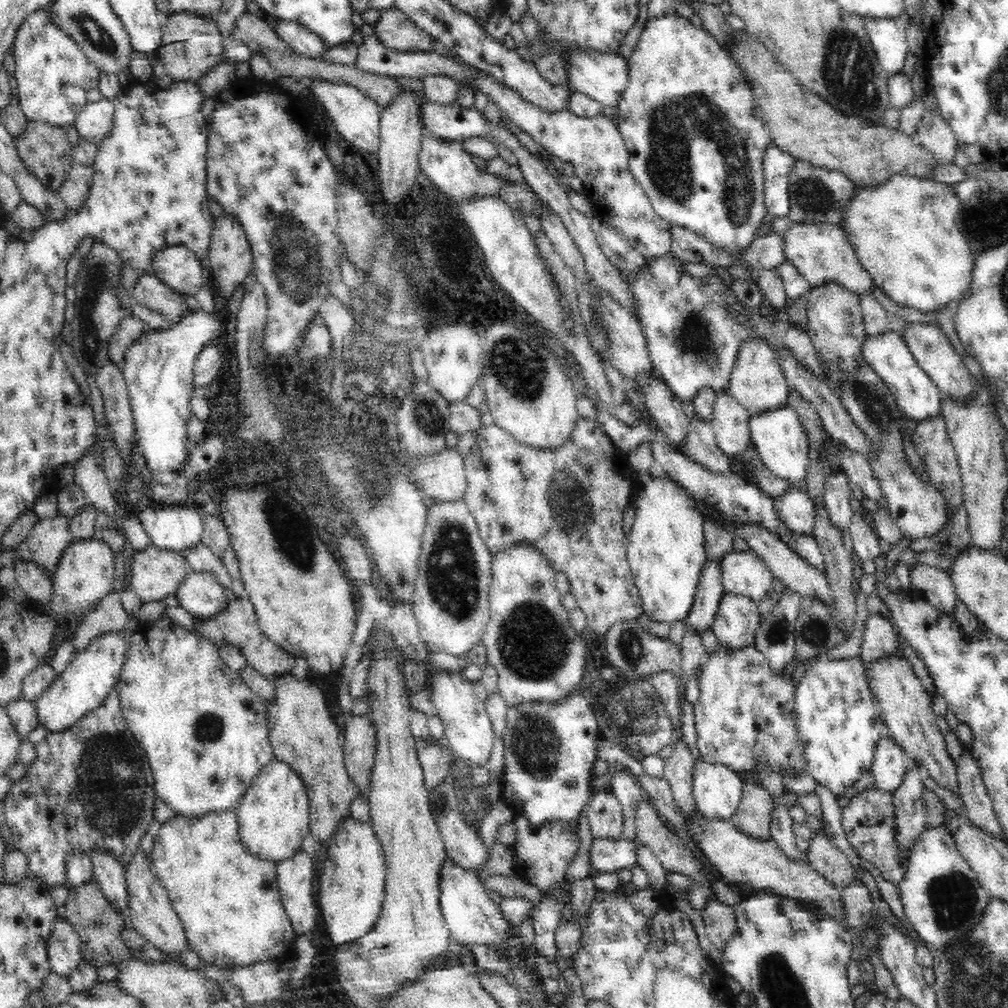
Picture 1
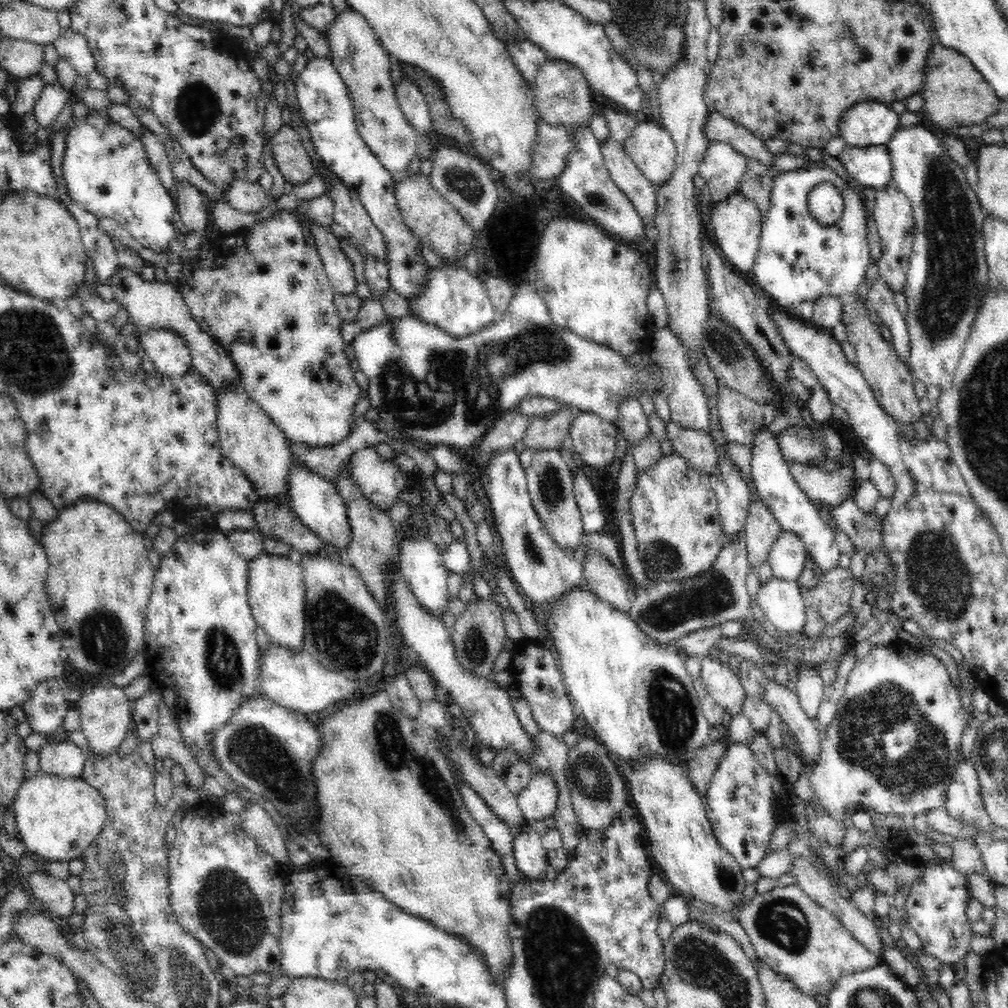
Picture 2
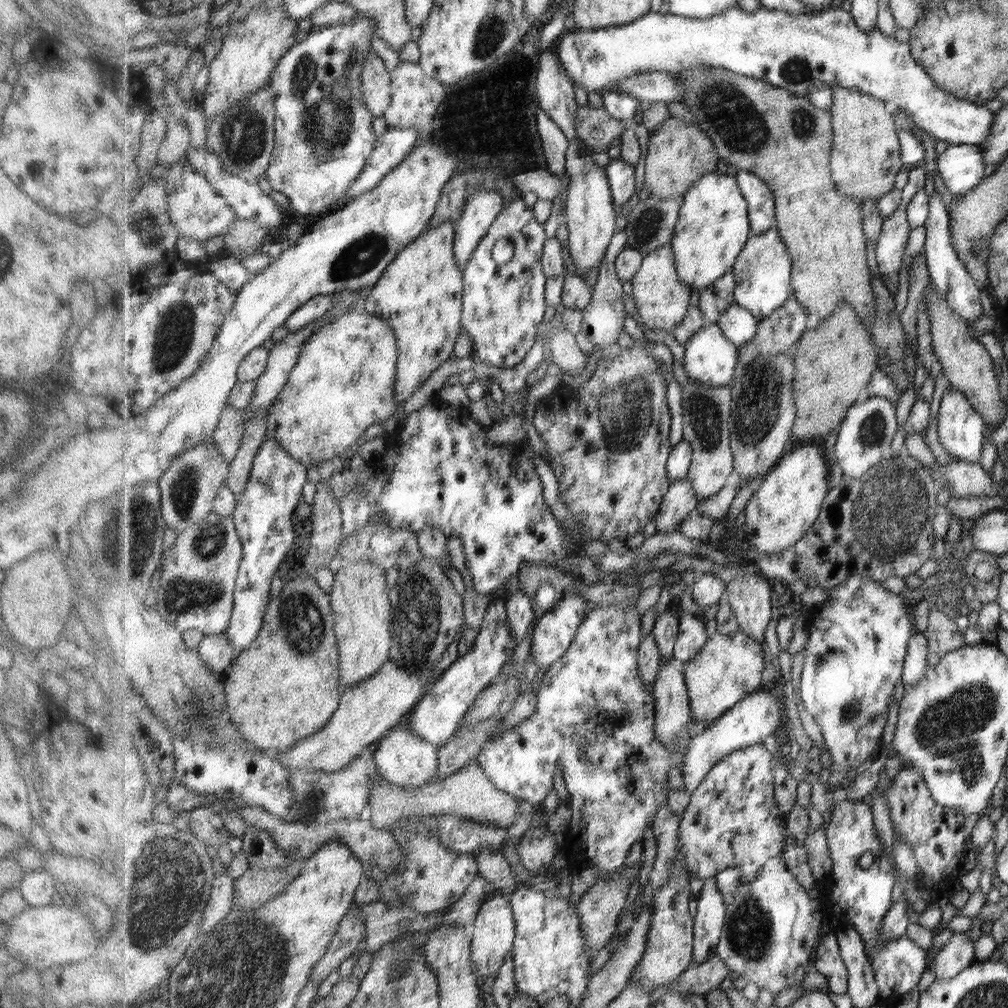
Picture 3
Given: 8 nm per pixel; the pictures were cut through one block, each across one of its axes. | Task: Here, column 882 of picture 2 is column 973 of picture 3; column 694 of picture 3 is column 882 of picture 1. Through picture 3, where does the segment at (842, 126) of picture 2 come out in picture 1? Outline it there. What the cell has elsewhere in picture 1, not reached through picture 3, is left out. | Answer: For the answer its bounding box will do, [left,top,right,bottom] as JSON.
[865,17,909,75]

